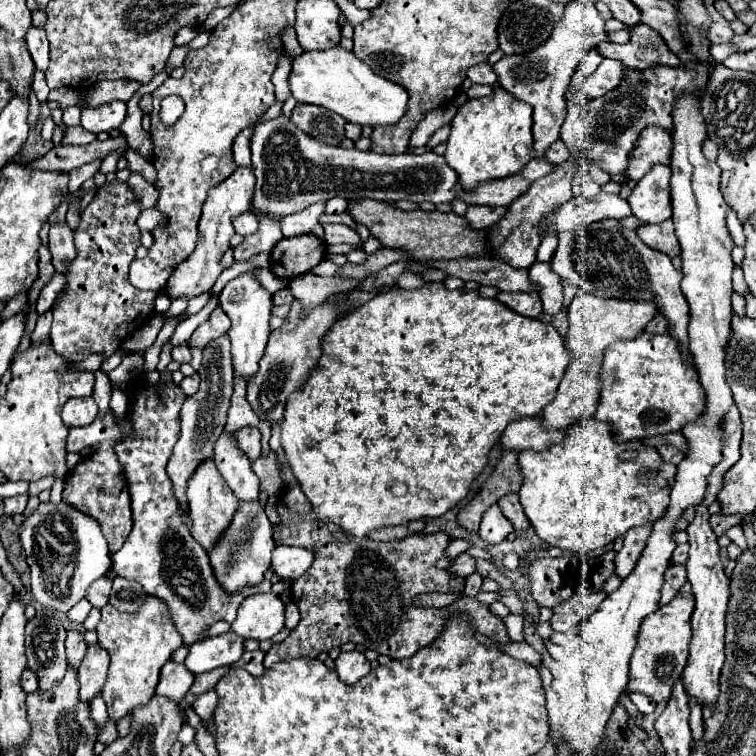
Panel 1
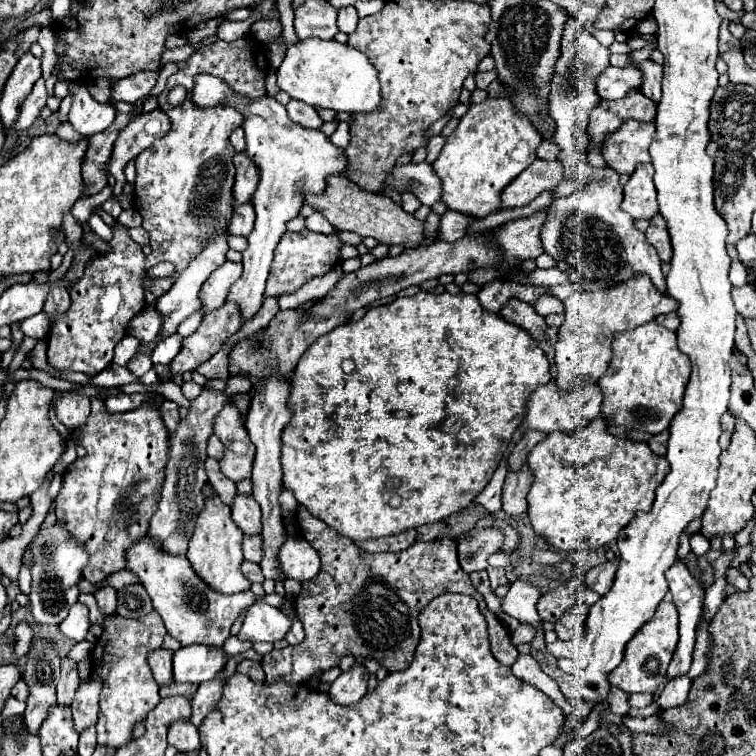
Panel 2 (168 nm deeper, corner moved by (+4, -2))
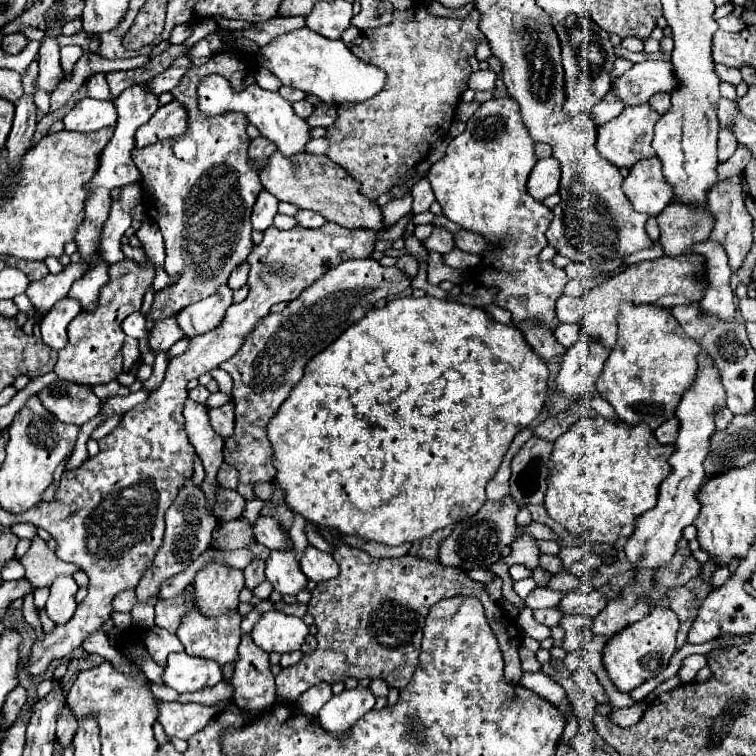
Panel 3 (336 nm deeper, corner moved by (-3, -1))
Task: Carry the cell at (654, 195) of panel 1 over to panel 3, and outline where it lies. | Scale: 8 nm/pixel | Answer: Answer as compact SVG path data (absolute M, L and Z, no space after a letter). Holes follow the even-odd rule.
M657 158L639 160L639 164L629 170L629 176L623 182L623 192L633 208L647 216L659 216L673 200L673 192L669 192L669 184L665 184L661 162Z

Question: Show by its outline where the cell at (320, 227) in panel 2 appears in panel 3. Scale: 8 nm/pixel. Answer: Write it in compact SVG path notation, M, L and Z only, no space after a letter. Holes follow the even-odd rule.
M301 210L295 218L297 218L297 224L305 226L305 228L321 228L327 222L321 214L317 214L313 210Z

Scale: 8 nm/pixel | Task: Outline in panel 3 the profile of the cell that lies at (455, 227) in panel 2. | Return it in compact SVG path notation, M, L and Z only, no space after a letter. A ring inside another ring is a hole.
M435 226L433 232L431 232L431 236L423 242L423 246L427 250L435 250L439 254L447 254L447 252L451 252L455 248L455 236L447 228Z

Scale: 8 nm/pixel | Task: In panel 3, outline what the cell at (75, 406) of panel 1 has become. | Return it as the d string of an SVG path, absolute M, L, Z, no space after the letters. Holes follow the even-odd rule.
M57 380L55 384L43 388L39 398L45 408L53 412L61 422L75 426L89 422L101 410L101 400L93 394L93 390L75 382Z

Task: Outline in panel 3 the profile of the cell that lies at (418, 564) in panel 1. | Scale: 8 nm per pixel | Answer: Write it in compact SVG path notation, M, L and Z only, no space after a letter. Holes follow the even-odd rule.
M319 528L319 532L333 544L339 576L319 582L311 592L307 612L317 624L317 648L305 654L295 666L287 666L275 676L277 696L295 702L307 688L319 682L333 684L347 676L381 676L391 688L405 688L419 664L425 616L435 602L451 596L475 596L483 602L487 620L505 658L505 678L515 684L519 682L521 662L517 648L523 636L515 620L507 618L501 606L489 598L483 584L471 580L461 568L443 566L439 560L425 560L409 554L403 558L373 558L341 542L339 534L331 528Z

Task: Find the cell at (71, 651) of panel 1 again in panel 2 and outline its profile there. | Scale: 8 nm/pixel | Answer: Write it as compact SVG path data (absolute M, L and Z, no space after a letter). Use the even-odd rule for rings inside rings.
M64 659L62 661L62 677L60 677L58 687L56 687L56 695L58 695L58 705L60 707L70 707L78 685L80 685L80 681L78 681L76 663L70 661L70 659Z

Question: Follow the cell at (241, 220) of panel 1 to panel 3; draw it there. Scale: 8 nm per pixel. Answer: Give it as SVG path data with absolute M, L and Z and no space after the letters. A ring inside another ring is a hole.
M265 190L257 196L257 202L255 202L253 214L251 214L253 230L265 232L269 226L273 226L273 218L277 214L277 204L279 204L279 200Z

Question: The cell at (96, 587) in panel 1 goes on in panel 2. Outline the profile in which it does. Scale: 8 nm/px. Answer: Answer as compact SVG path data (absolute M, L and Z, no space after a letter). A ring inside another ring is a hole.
M102 587L102 589L98 589L96 593L94 593L94 597L96 597L96 601L98 601L98 607L100 607L100 611L104 613L104 615L114 615L116 613L116 605L118 605L118 595L116 595L118 591L114 589L114 587Z

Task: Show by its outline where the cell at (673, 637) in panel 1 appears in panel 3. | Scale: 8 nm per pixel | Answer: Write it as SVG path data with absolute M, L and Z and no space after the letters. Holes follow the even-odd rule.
M657 606L649 614L649 620L641 620L629 628L625 628L625 632L621 632L621 636L613 636L613 640L609 640L603 648L603 666L609 674L609 678L613 680L613 684L621 692L631 692L645 680L663 672L667 668L669 658L677 650L675 648L677 630L679 630L677 614L671 608Z

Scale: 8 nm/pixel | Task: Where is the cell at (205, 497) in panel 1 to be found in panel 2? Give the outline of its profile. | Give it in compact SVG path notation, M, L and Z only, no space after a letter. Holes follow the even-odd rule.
M220 497L206 499L206 509L196 519L196 529L188 547L188 561L198 577L210 585L214 591L222 595L232 595L250 589L250 581L242 575L240 563L242 557L242 531L234 525L230 517L230 509L220 501Z

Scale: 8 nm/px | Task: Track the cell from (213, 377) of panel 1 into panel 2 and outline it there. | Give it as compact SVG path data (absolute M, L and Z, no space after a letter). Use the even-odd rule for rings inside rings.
M202 387L200 397L192 401L192 407L188 411L188 417L180 421L180 427L174 435L170 435L170 461L166 465L166 481L162 485L162 503L158 503L158 511L154 513L150 521L148 537L160 545L164 553L170 555L186 555L188 541L194 533L194 525L198 519L198 513L204 509L204 497L202 497L202 485L208 481L204 473L204 461L206 461L206 443L212 437L212 421L216 413L224 407L226 397L222 391L210 391Z

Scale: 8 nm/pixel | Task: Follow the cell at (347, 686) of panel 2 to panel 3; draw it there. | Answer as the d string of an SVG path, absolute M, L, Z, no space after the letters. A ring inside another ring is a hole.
M357 686L343 690L333 696L319 712L319 722L325 730L333 734L343 734L353 726L361 716L365 716L375 706L375 694L367 686Z

